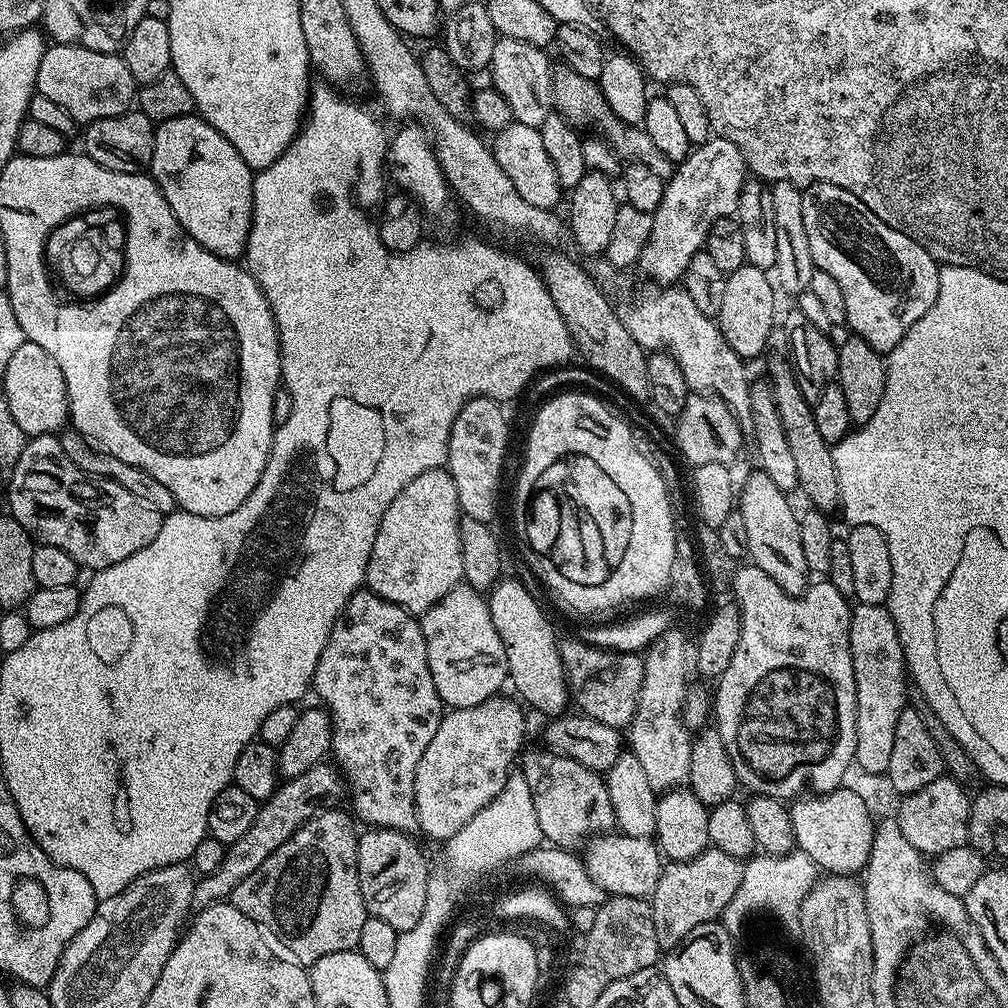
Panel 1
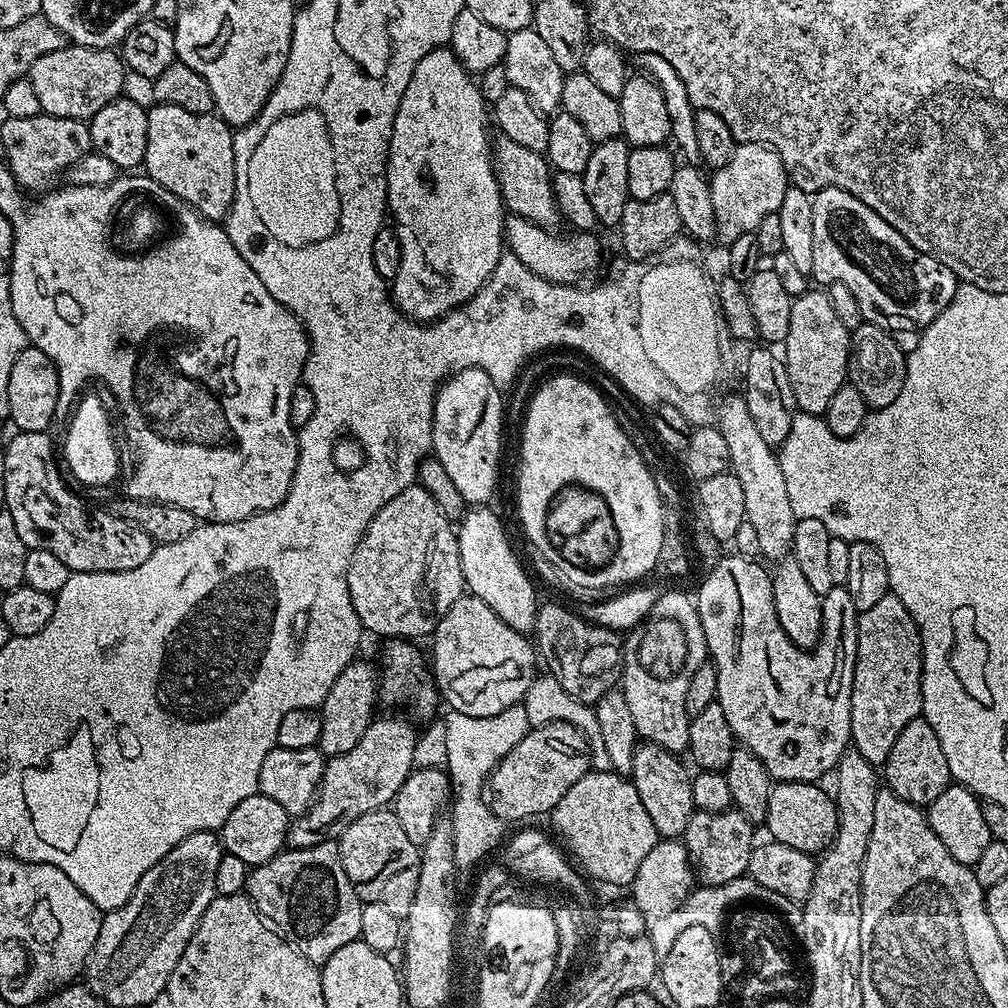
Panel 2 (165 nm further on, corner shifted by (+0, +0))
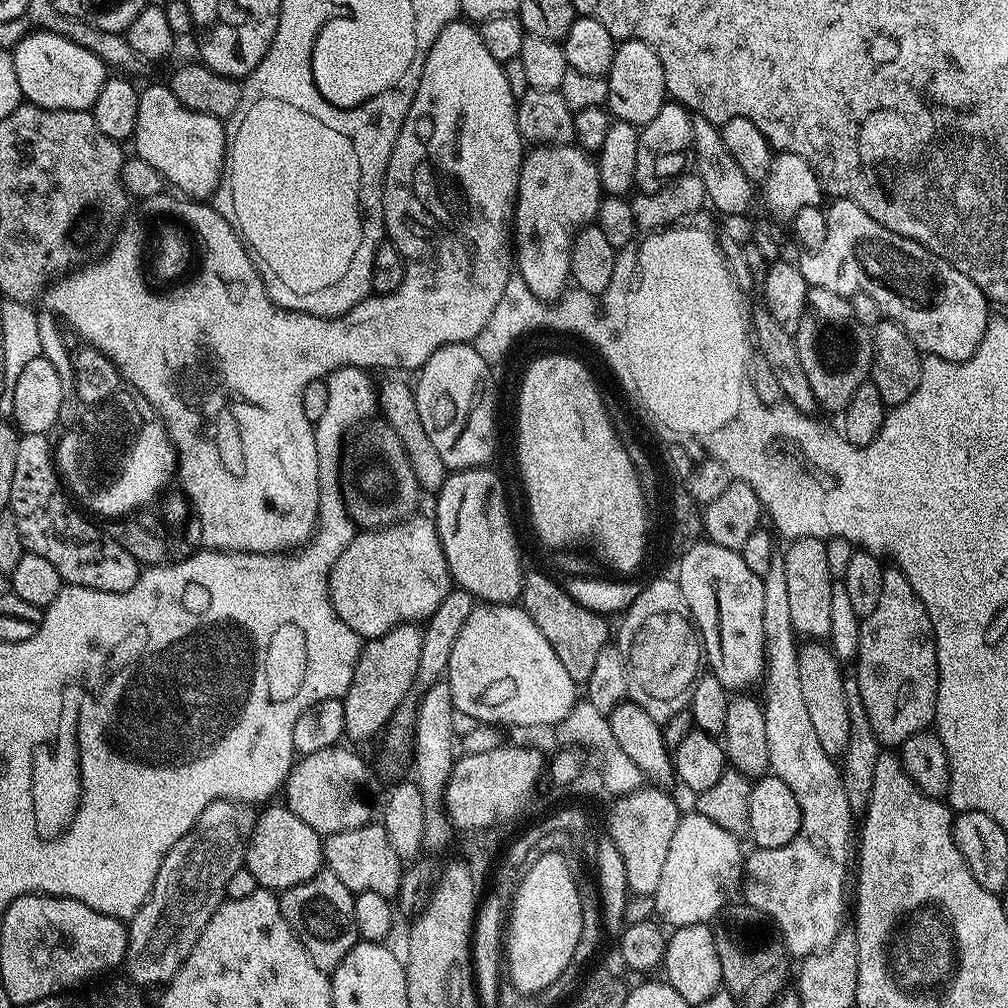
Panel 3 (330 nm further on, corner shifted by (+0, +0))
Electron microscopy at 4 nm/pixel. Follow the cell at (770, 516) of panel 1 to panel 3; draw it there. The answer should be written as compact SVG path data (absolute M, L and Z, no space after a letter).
M808 642L808 644L801 647L798 651L798 679L802 681L802 698L806 701L806 710L810 714L810 722L814 726L814 731L818 734L818 742L822 742L822 750L826 752L828 756L833 758L843 757L844 751L846 750L846 742L850 742L850 710L846 706L846 690L844 689L844 678L846 675L845 669L842 670L841 661L838 659L835 651L827 643L824 642Z

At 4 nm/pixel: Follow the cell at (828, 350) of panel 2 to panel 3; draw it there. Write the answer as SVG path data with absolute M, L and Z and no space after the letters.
M809 288L808 306L794 335L798 358L806 369L806 379L810 381L810 390L814 390L817 405L828 412L843 413L858 386L869 383L873 333L854 318L849 297L834 294L834 290Z

